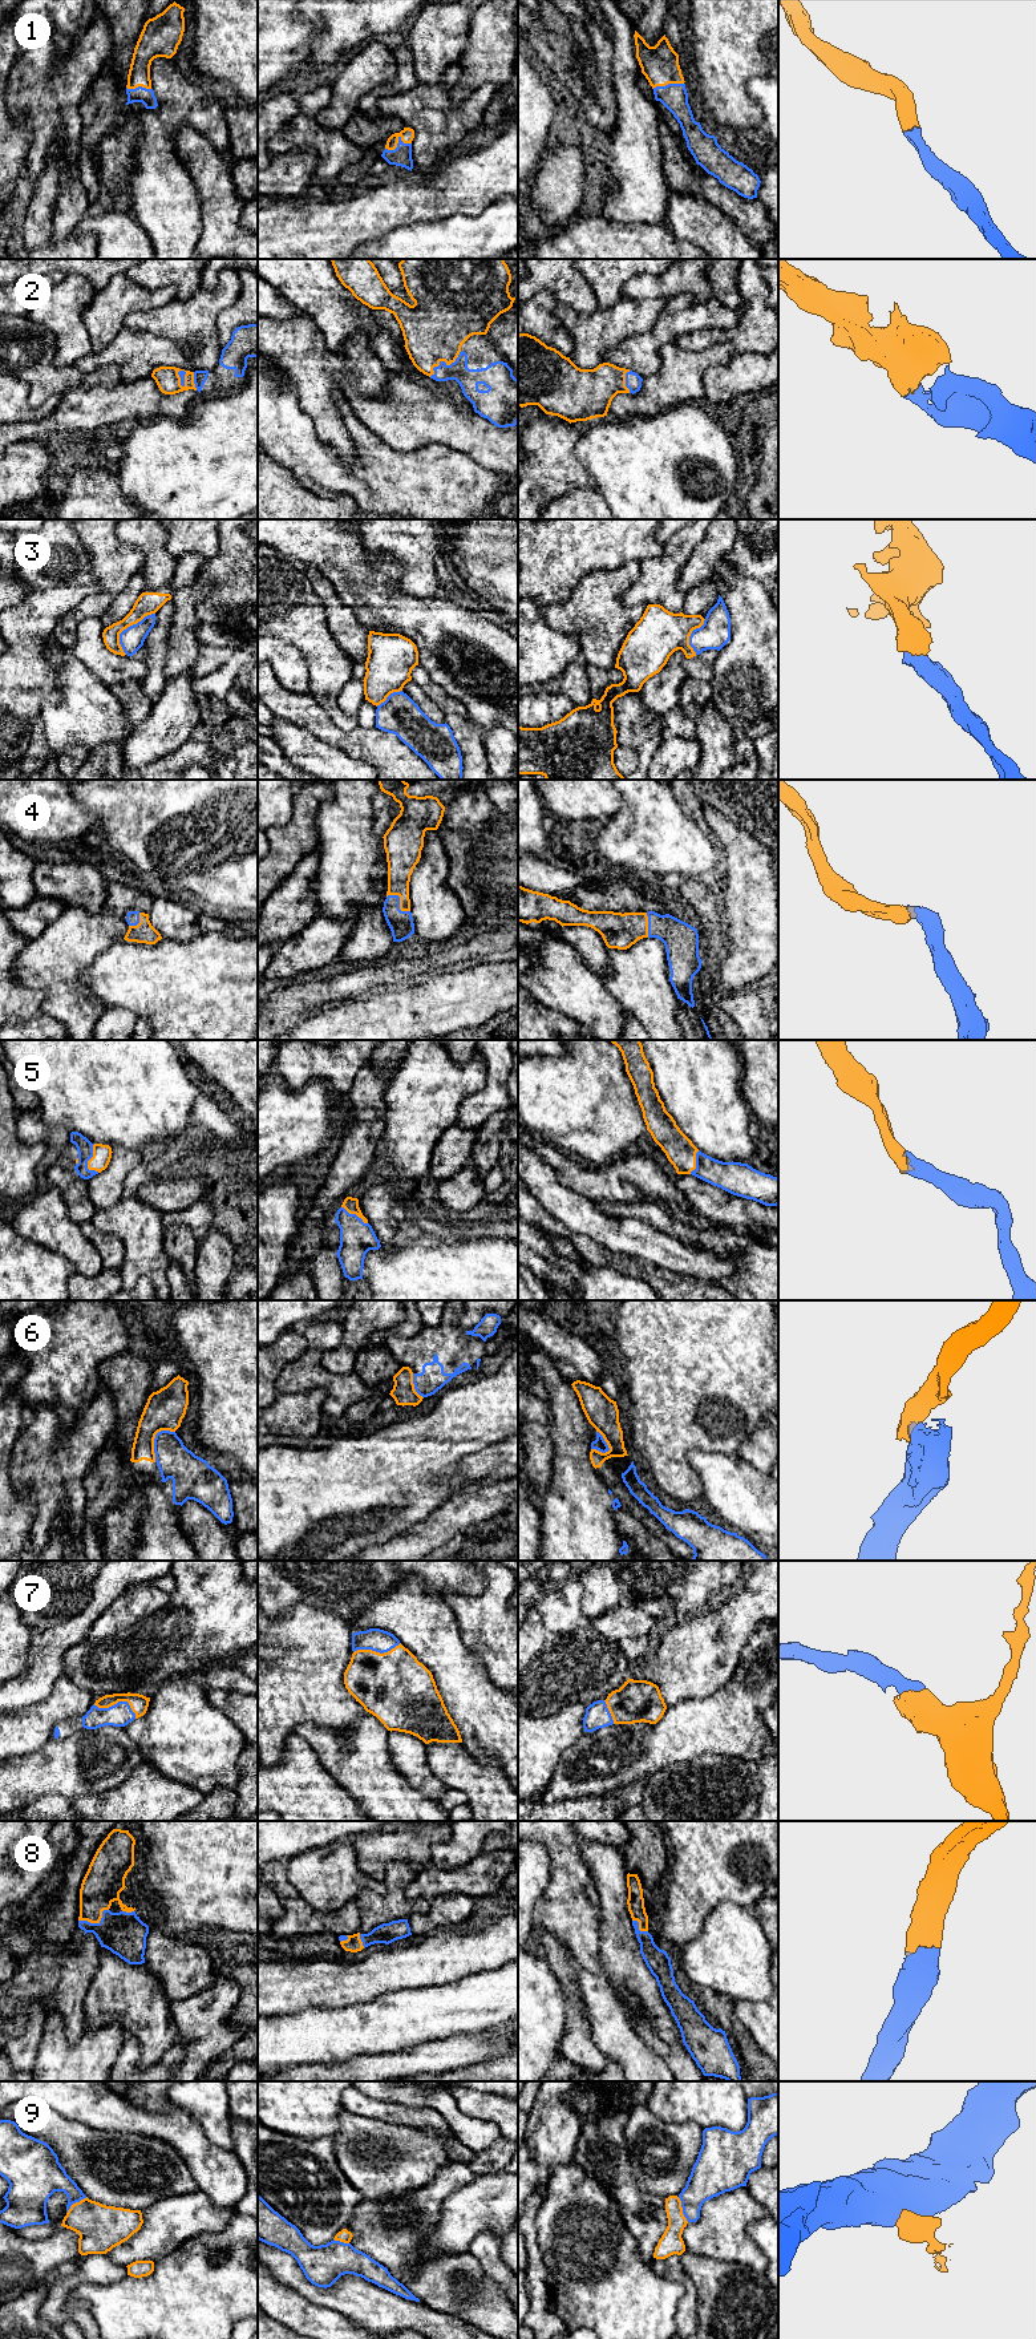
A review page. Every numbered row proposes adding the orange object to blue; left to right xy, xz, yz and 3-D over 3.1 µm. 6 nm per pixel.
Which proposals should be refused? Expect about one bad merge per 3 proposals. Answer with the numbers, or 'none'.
3, 6, 9

